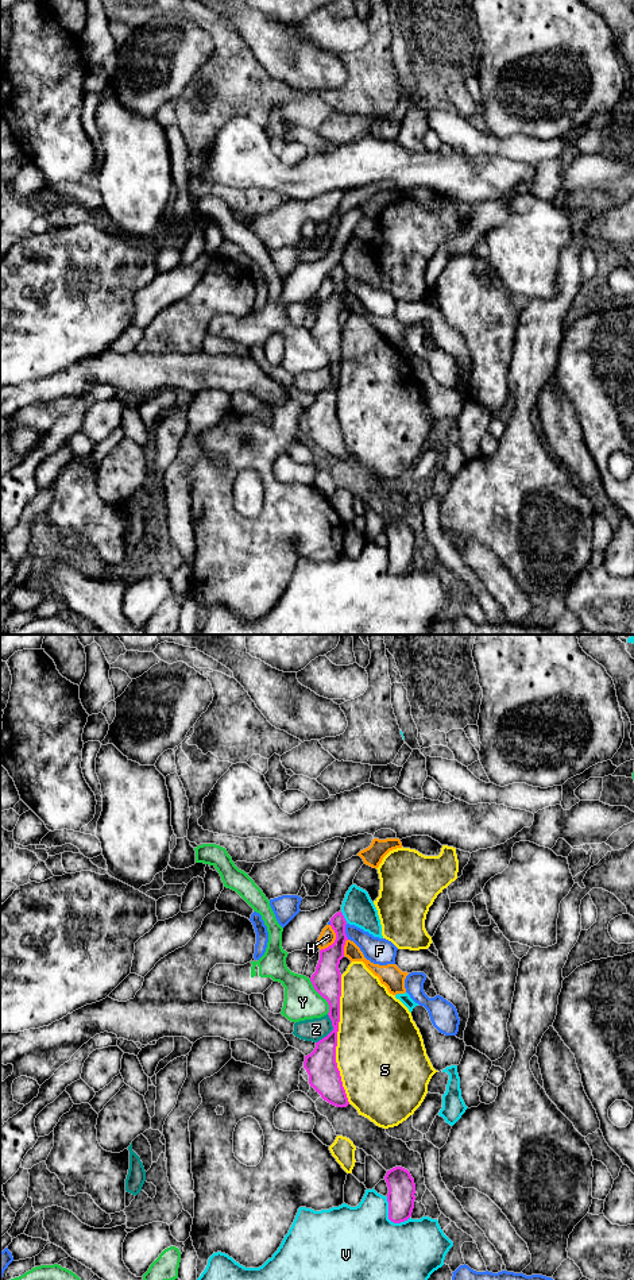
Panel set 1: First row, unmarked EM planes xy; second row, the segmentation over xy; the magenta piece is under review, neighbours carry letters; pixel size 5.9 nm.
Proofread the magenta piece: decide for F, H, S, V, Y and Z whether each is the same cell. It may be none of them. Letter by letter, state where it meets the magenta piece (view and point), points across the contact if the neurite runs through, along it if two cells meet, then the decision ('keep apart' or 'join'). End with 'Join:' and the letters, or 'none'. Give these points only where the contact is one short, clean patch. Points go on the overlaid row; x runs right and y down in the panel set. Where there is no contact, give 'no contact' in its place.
F: contact xy (344, 932); keep apart
H: contact xy (335, 940); border xy (331, 925), (335, 940), (320, 951); keep apart
S: contact xy (336, 1040); keep apart
V: contact xy (389, 1217); keep apart
Y: contact xy (321, 995); keep apart
Z: contact xy (332, 1030); keep apart
Join: none

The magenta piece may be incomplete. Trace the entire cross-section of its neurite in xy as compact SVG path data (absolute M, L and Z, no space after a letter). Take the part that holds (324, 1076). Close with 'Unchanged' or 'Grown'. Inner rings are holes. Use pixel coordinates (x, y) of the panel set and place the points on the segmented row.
M341 911L330 918L330 926L336 933L336 940L328 948L320 951L316 972L310 978L314 990L329 1005L328 1015L332 1021L333 1030L316 1042L314 1050L305 1056L304 1061L310 1087L313 1087L324 1100L336 1107L347 1107L349 1104L336 1063L341 996L341 974L339 964L344 957L344 945L348 940L345 925L347 921Z. Unchanged

